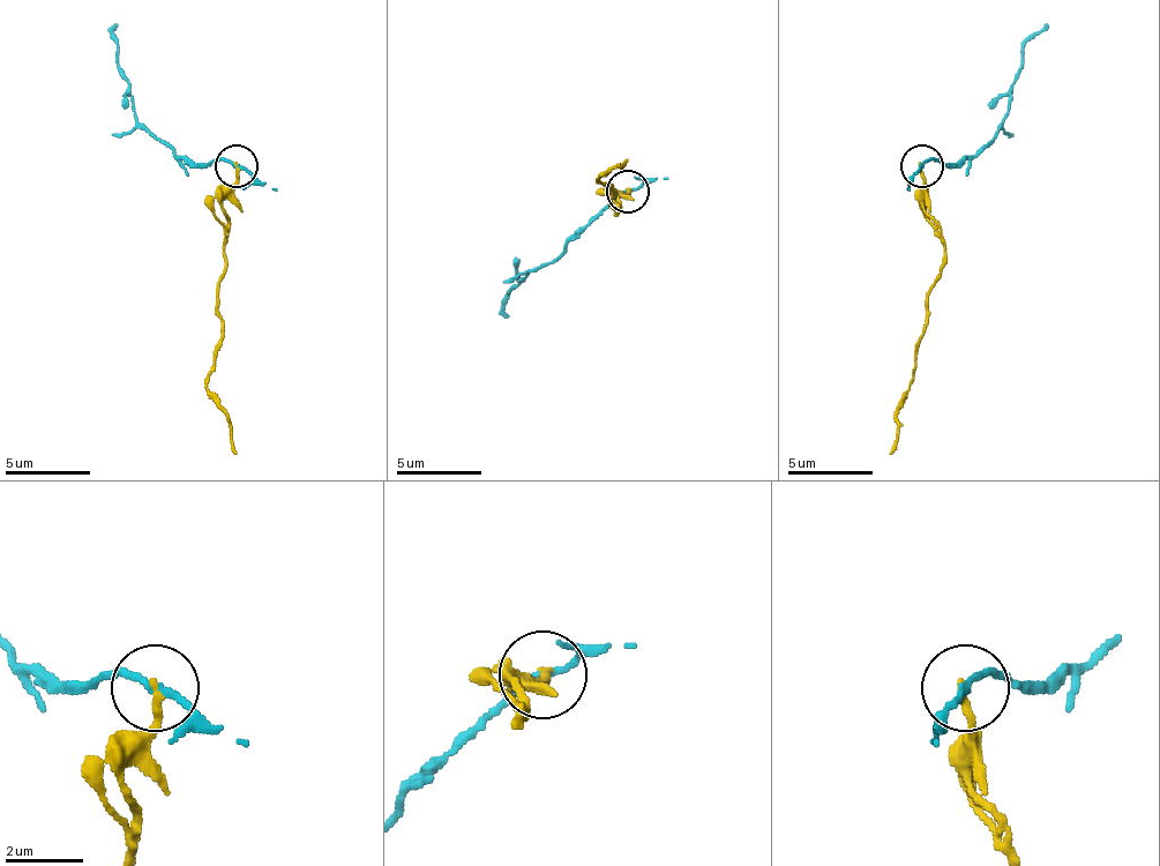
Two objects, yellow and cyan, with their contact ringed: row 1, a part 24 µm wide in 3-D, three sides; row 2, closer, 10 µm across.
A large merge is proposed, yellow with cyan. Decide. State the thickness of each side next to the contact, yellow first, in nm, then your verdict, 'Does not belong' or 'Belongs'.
Thickness 180 nm (yellow) against 170 nm. Does not belong

